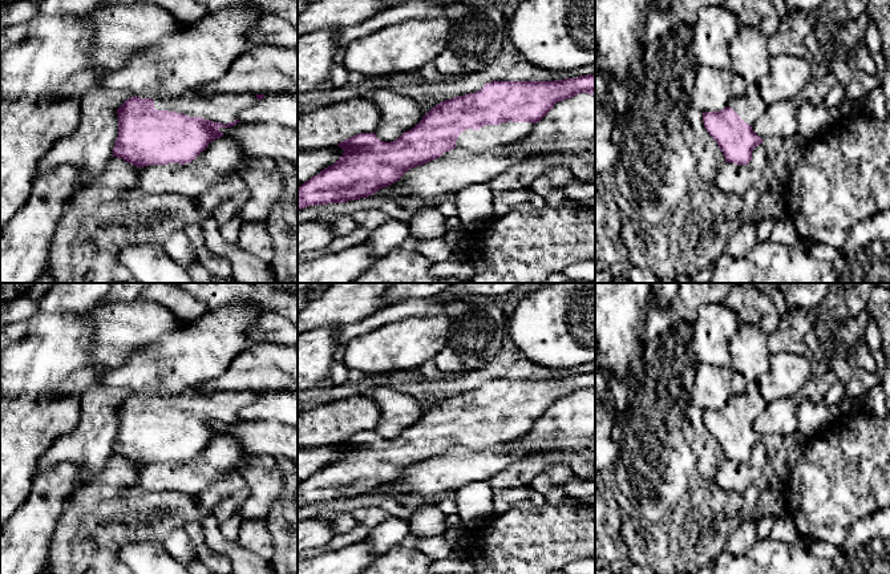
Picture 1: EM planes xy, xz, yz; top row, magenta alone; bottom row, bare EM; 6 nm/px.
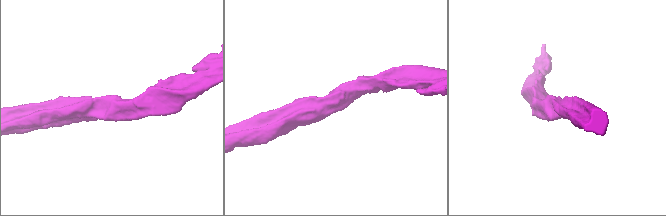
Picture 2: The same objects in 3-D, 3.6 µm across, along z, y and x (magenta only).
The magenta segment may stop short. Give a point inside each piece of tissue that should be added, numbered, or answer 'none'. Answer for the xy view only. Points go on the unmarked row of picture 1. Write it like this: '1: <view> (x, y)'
1: xy (222, 405)

